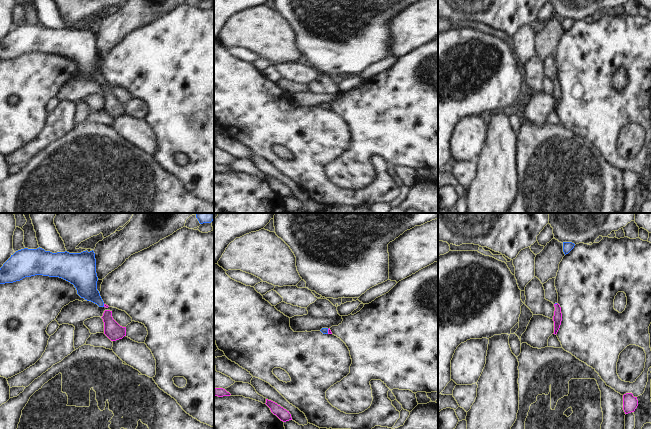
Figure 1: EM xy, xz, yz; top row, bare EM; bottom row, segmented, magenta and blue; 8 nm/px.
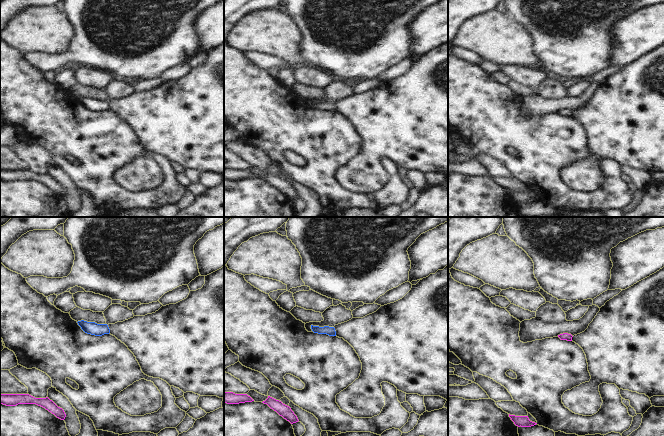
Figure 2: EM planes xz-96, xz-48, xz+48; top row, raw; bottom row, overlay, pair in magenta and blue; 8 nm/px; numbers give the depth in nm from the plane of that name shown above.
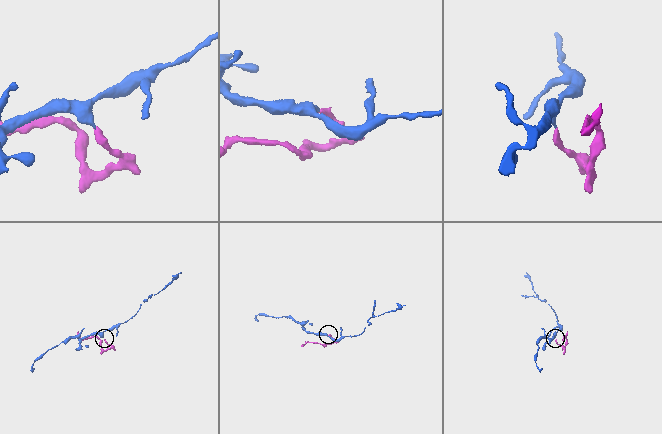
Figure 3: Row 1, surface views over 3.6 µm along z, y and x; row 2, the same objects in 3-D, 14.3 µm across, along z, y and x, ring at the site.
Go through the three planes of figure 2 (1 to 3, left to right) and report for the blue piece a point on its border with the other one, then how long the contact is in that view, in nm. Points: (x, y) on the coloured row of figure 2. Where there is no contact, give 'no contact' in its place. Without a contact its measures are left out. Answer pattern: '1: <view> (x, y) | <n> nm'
1: no contact
2: no contact
3: no contact

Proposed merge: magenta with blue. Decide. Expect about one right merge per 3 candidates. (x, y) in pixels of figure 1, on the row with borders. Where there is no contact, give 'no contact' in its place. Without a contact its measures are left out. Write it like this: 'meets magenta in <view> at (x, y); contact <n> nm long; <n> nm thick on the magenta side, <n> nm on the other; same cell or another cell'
meets magenta in xz at (328, 331); contact 40 nm long; 30 nm thick on the magenta side, 50 nm on the other; same cell

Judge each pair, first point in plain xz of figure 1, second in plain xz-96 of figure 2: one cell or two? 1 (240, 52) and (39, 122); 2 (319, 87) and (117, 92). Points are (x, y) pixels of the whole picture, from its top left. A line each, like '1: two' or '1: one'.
1: two
2: one

